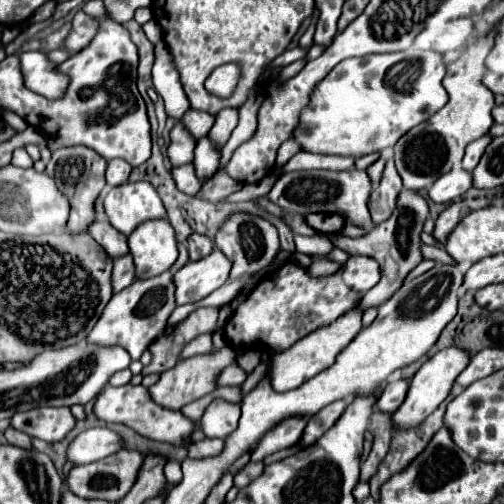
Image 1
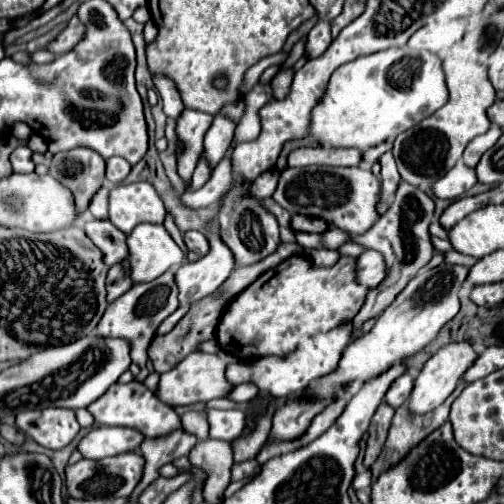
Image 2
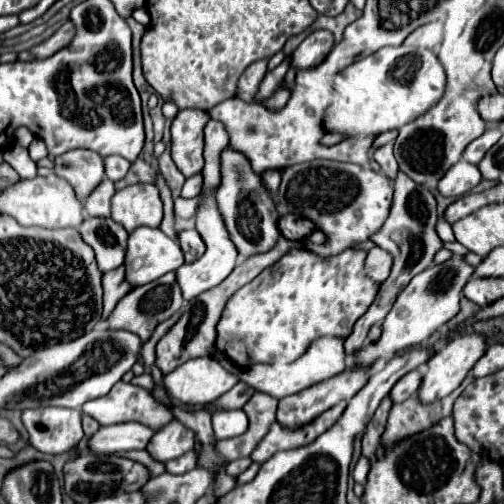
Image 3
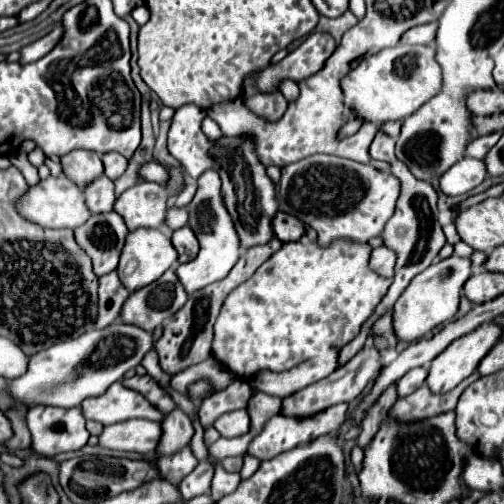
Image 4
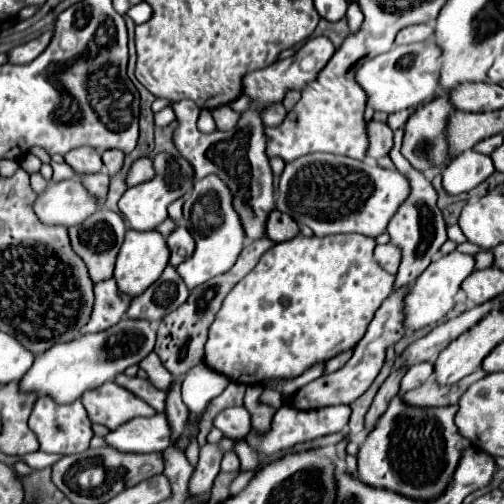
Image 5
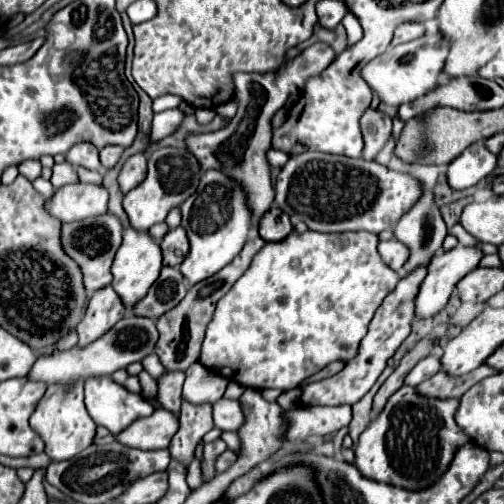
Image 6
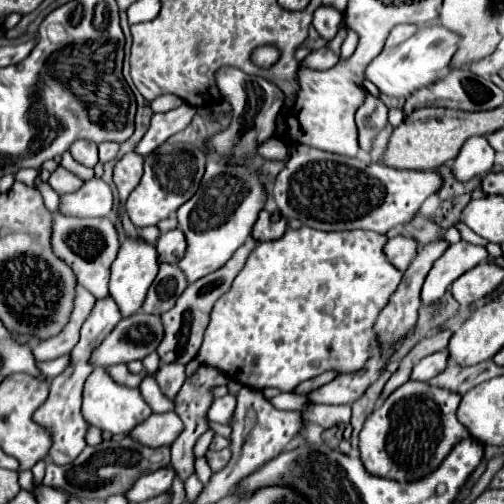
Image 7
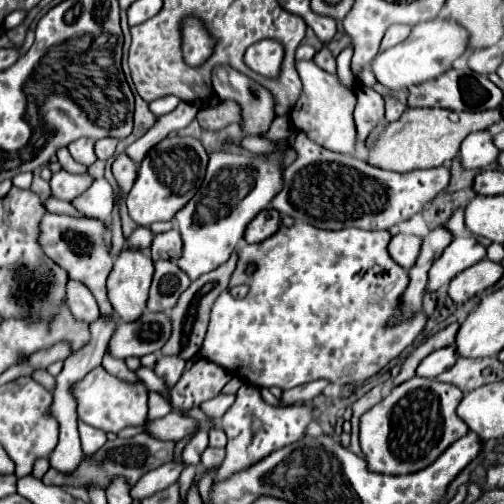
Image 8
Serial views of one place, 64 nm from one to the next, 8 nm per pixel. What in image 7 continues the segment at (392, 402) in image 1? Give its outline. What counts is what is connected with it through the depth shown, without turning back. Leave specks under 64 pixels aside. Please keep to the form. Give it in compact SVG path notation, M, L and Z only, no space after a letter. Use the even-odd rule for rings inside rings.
M434 352L434 354L422 358L422 360L414 366L414 370L412 370L412 374L410 374L410 380L426 382L426 380L430 380L432 376L440 374L440 372L446 368L446 364L448 364L448 352Z

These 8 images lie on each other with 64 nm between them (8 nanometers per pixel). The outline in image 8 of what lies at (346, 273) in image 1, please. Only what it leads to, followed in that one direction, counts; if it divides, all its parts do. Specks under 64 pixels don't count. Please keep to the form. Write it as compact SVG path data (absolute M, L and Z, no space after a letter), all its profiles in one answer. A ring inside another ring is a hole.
M396 234L392 236L388 244L388 254L392 256L392 260L396 260L396 264L408 270L416 262L420 246L422 246L422 238L408 236L408 234Z

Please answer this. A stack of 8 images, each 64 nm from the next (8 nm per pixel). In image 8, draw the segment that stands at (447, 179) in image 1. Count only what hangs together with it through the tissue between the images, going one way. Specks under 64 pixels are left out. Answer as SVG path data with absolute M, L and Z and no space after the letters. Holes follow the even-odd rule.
M474 132L468 136L460 150L460 164L464 170L486 170L492 162L496 162L500 150L492 144L490 132Z

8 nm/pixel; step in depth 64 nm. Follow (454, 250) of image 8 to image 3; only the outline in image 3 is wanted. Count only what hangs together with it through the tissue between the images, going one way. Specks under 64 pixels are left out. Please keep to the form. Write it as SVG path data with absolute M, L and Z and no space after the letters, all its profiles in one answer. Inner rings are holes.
M450 258L444 264L430 266L424 272L416 274L410 280L410 284L400 292L400 296L396 298L392 310L384 318L384 322L380 326L382 328L380 338L374 340L368 346L362 346L362 348L354 350L354 354L348 360L348 368L356 366L356 368L370 370L372 366L376 366L376 362L386 360L390 356L396 356L404 350L416 348L424 340L428 340L442 324L446 324L448 320L452 320L458 314L458 310L460 310L460 292L466 286L472 272L474 272L474 268L468 266L466 262L462 262L458 258Z

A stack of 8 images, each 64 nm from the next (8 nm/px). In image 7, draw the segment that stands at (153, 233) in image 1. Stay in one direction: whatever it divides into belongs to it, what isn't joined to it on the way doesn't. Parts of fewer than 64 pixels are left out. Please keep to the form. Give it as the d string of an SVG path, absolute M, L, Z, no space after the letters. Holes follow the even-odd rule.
M126 236L122 240L122 246L118 250L116 260L112 262L112 276L110 276L110 296L116 300L122 316L130 316L134 312L140 310L146 292L150 288L150 284L154 282L156 274L158 274L158 256L156 256L156 246L152 244L144 244L136 238Z

